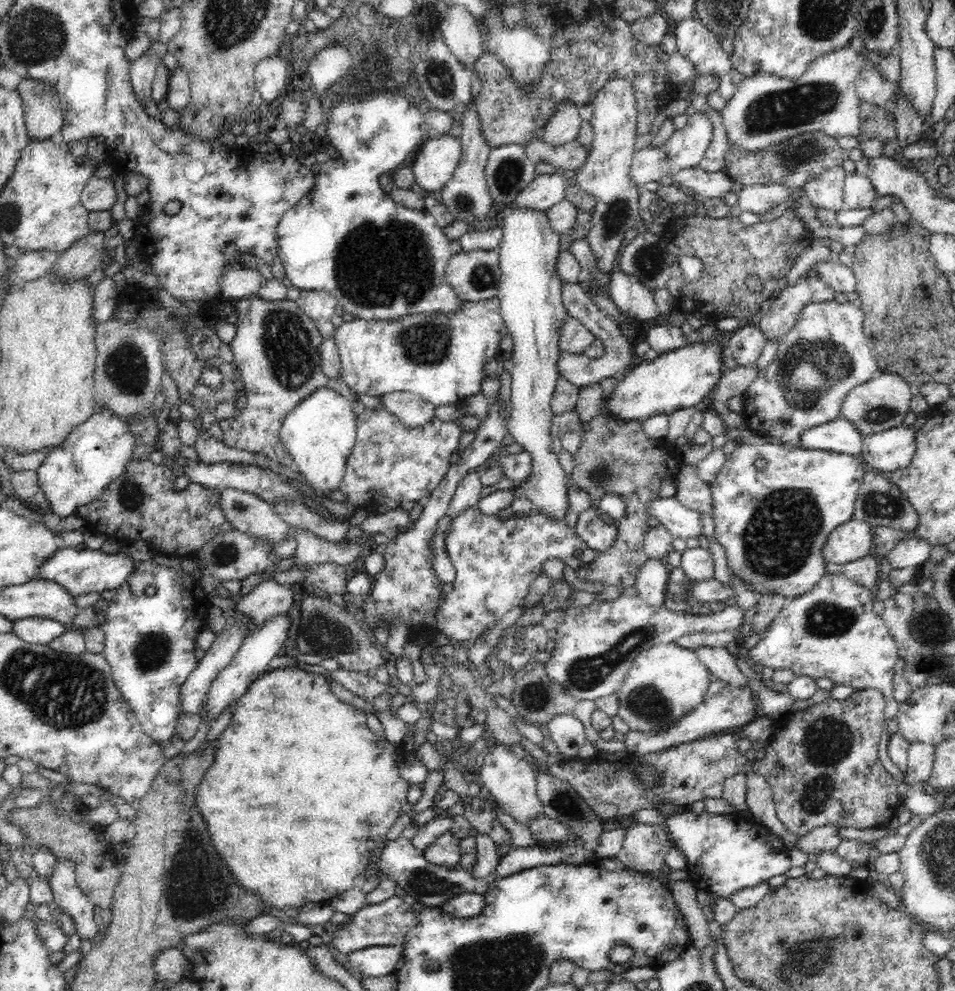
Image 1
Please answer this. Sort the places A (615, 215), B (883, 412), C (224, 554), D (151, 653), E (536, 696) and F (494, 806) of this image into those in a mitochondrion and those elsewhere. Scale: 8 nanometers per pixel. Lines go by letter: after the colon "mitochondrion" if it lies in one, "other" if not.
A: mitochondrion
B: mitochondrion
C: mitochondrion
D: mitochondrion
E: mitochondrion
F: other

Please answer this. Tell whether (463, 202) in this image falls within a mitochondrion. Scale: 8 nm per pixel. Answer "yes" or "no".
yes

